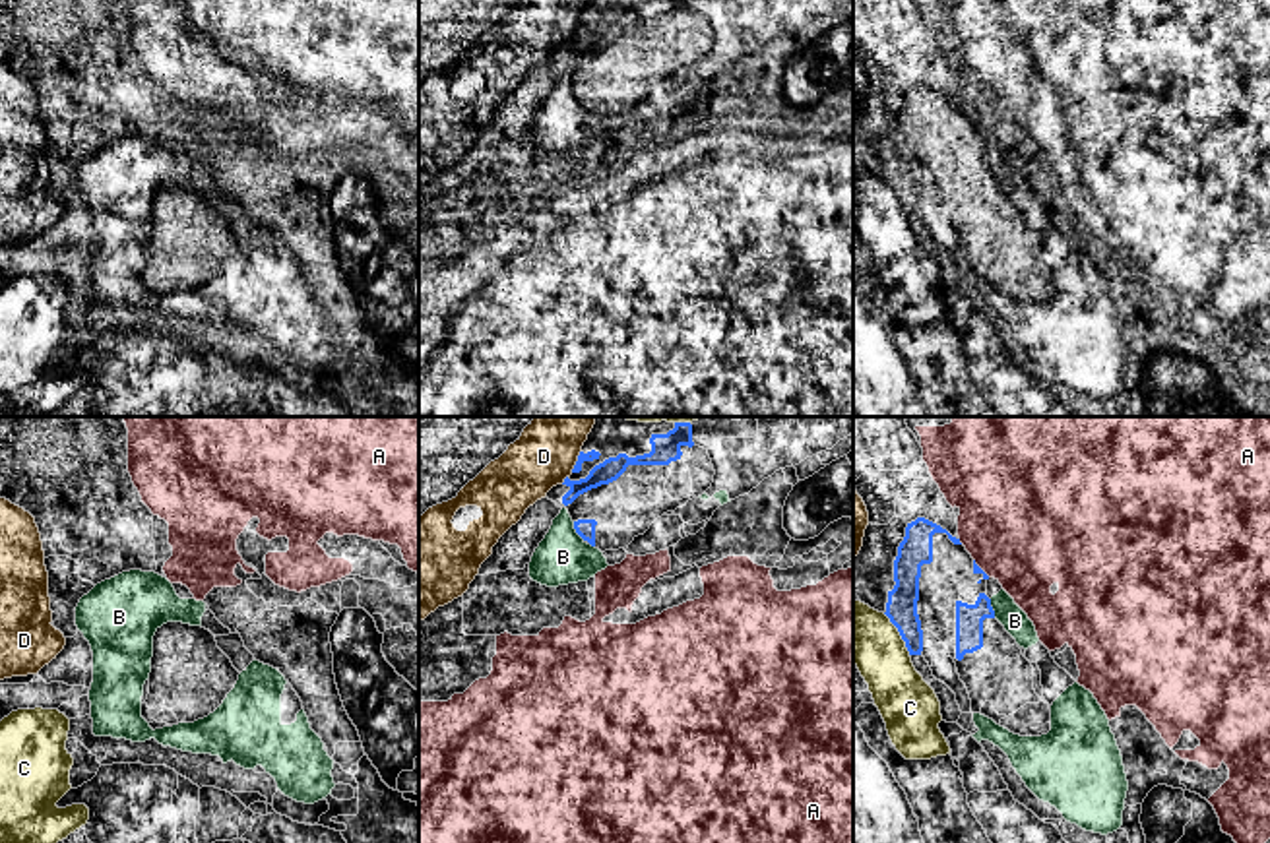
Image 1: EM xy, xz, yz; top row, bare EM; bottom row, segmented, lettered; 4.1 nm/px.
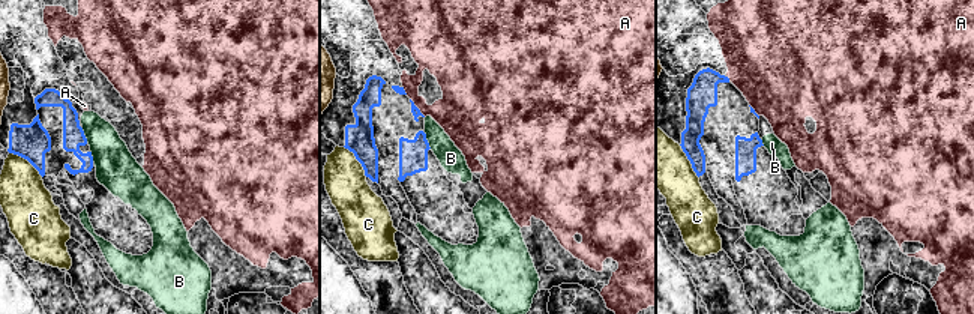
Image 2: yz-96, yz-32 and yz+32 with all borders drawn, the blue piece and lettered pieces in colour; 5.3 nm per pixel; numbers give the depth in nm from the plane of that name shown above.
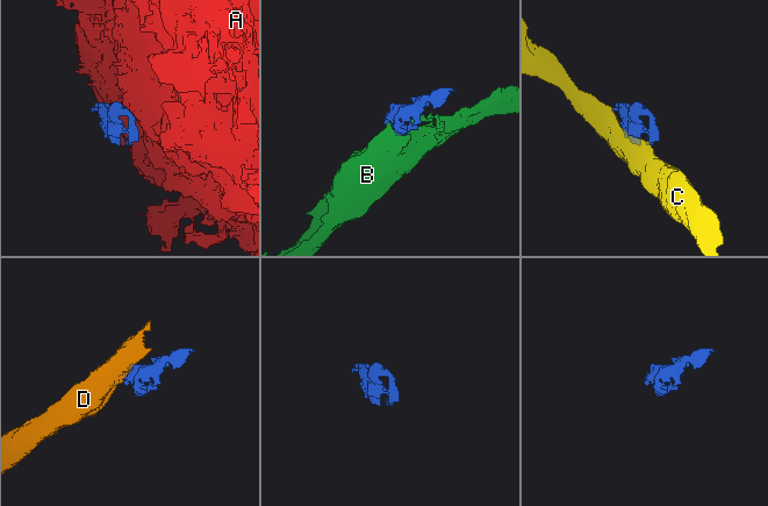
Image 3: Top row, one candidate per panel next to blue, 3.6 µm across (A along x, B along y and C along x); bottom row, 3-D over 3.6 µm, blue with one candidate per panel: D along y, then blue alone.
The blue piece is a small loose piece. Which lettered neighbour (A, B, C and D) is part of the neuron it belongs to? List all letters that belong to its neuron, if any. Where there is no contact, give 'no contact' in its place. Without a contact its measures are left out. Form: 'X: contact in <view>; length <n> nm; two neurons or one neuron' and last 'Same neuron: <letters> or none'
A: contact in yz; length 30 nm; two neurons
B: contact in xz; length 90 nm; one neuron
C: contact in yz; length 200 nm; two neurons
D: contact in xz; length 100 nm; two neurons
Same neuron: B

